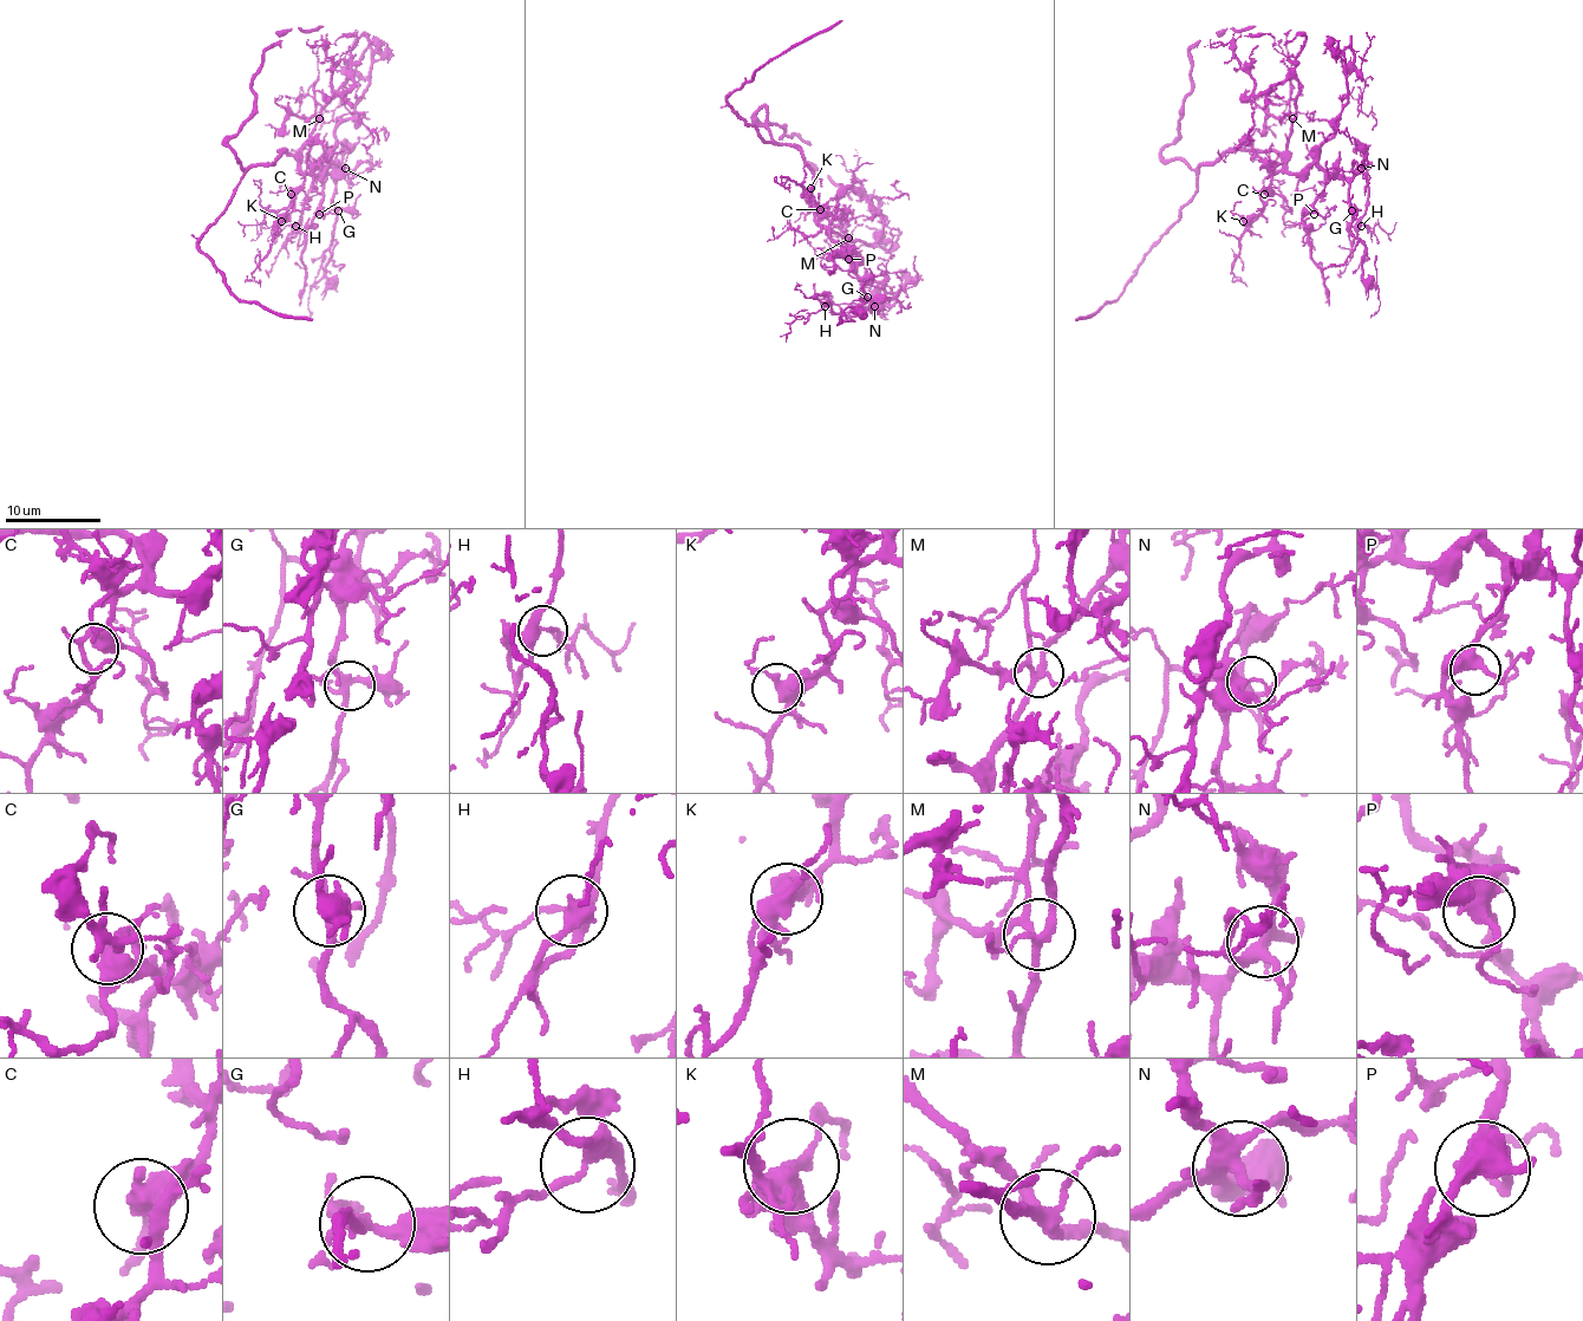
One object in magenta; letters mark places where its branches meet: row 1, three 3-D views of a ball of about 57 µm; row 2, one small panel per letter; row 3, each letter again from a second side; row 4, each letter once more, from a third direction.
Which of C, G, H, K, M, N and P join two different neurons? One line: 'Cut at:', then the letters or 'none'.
Cut at: none

